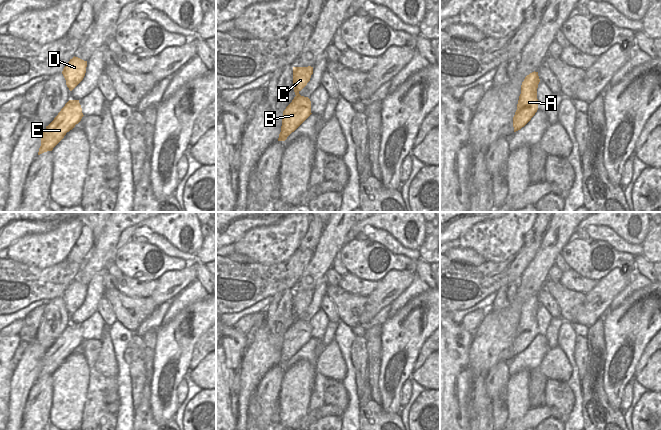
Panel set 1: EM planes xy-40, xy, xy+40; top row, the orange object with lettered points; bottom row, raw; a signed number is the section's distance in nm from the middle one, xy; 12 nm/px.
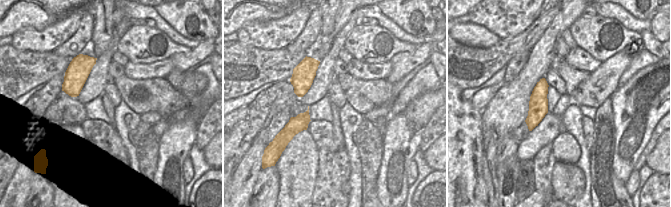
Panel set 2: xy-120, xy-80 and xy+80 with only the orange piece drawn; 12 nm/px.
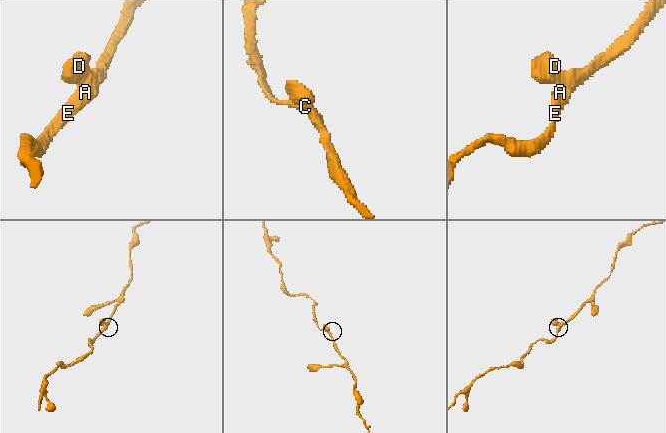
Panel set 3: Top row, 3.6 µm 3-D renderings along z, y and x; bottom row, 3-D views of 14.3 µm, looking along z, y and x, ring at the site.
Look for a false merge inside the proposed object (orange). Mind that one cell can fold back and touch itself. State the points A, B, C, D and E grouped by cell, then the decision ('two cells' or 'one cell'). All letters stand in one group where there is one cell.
groups A B E / C D; two cells

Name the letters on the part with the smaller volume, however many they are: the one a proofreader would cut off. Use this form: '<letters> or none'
C, D

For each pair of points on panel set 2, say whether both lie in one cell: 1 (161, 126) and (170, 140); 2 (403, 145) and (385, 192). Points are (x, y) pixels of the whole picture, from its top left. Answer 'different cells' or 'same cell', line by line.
1: different cells
2: same cell

